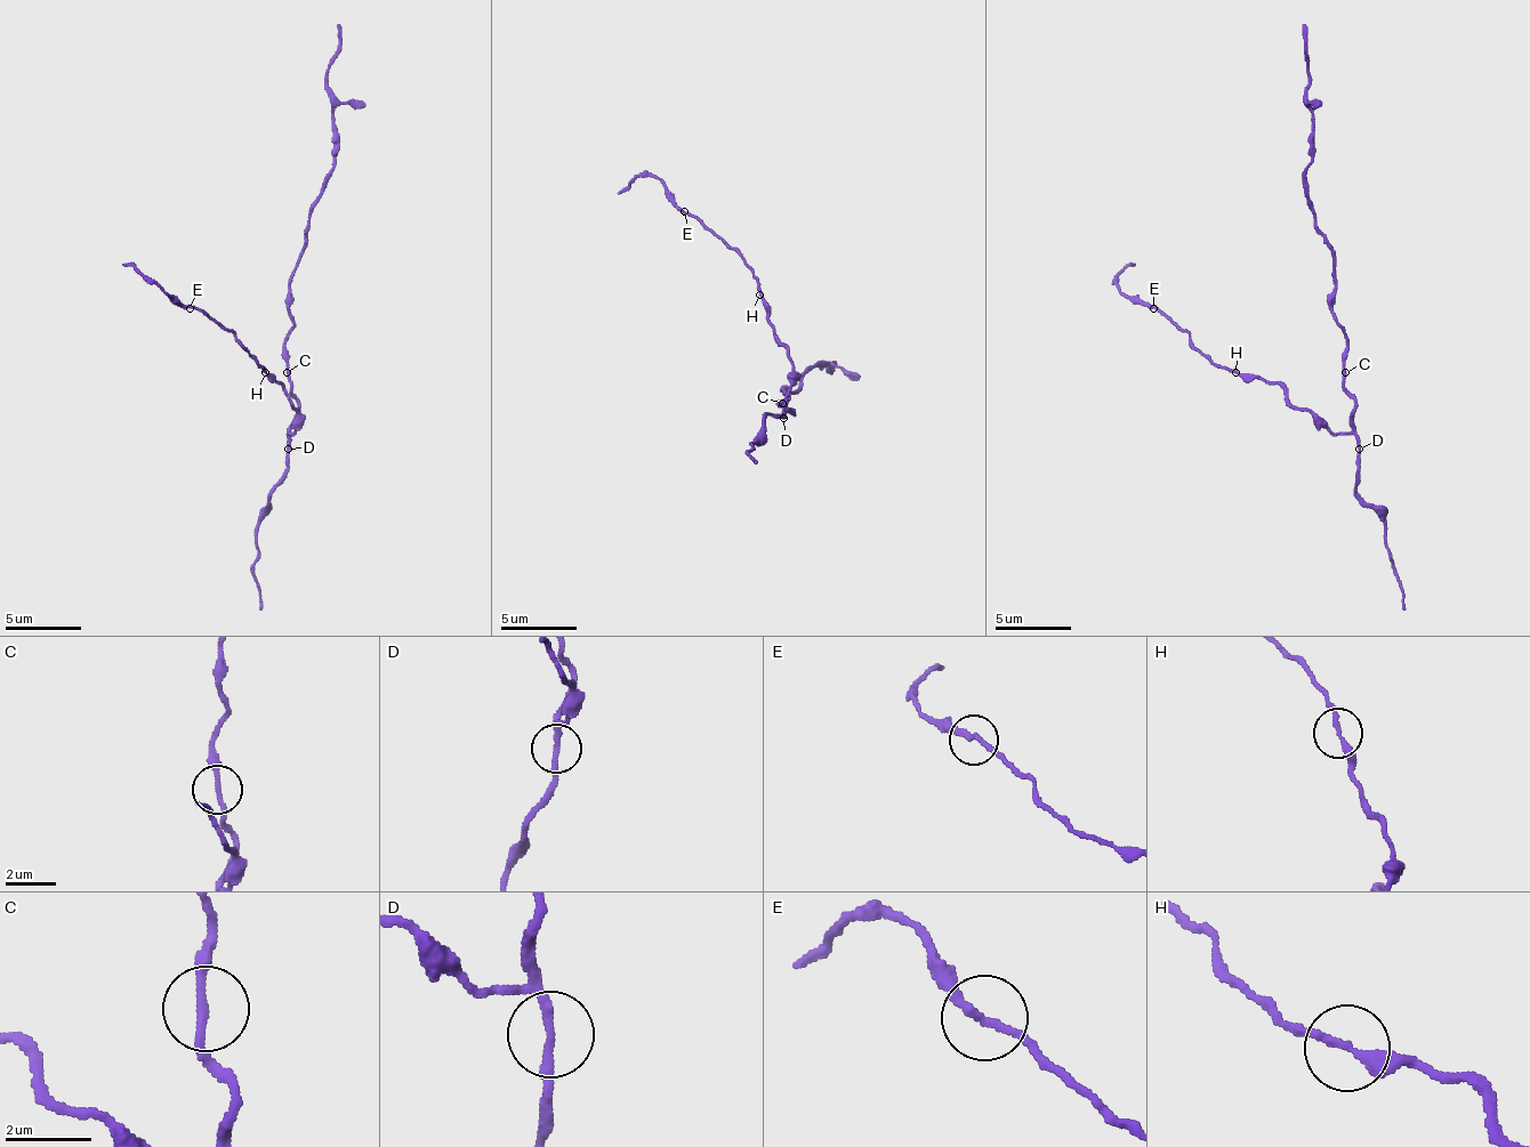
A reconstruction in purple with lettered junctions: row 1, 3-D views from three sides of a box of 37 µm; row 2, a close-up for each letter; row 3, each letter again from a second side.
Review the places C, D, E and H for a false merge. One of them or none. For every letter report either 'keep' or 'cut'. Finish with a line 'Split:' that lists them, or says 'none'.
C: keep
D: keep
E: keep
H: keep
Split: none

